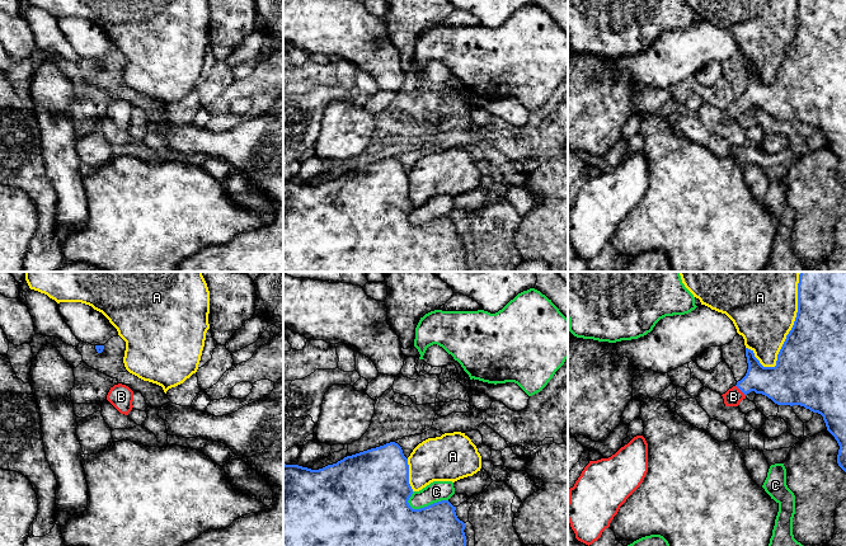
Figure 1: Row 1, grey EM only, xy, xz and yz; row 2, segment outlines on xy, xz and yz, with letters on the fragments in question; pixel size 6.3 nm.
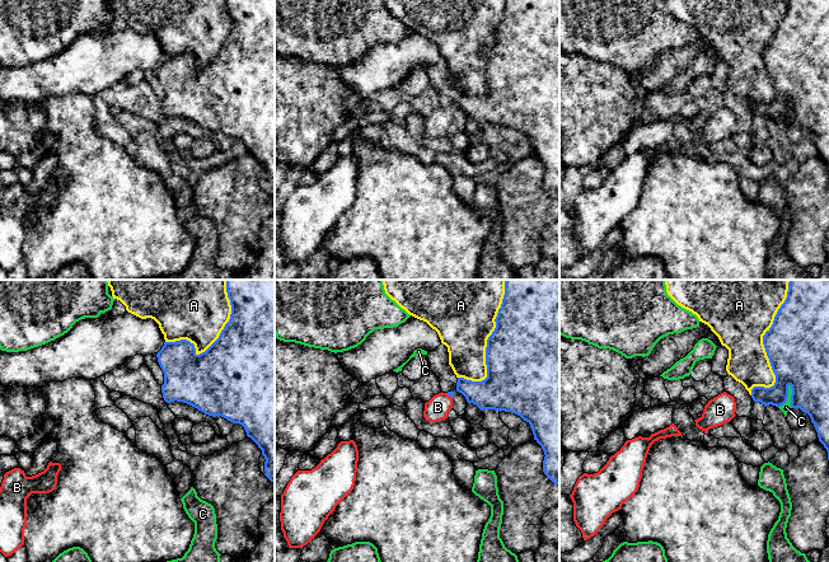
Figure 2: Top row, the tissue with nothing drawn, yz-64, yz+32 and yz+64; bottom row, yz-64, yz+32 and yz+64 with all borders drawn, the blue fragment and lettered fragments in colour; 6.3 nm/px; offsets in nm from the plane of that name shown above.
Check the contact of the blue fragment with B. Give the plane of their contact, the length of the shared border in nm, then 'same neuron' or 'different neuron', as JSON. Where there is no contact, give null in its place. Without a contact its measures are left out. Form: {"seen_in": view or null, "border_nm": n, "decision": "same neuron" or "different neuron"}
{"seen_in": "yz", "border_nm": 90, "decision": "same neuron"}

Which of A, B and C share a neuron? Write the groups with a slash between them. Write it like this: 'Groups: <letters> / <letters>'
Groups: A / B / C

